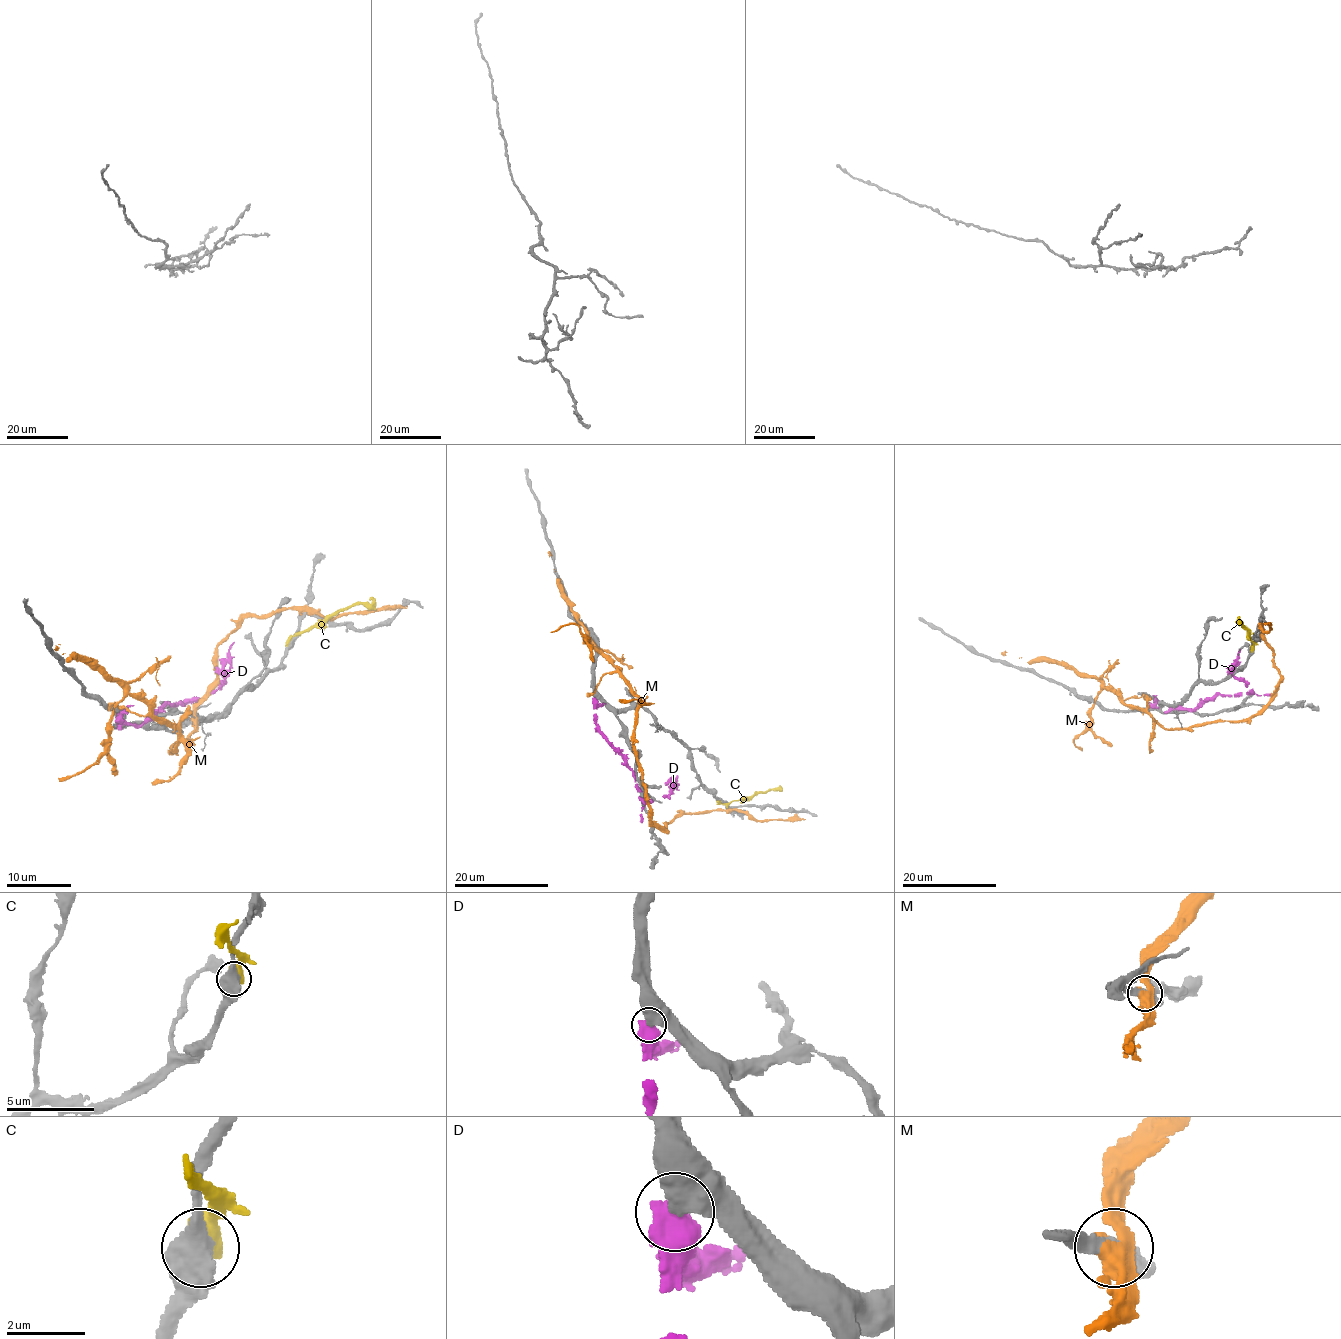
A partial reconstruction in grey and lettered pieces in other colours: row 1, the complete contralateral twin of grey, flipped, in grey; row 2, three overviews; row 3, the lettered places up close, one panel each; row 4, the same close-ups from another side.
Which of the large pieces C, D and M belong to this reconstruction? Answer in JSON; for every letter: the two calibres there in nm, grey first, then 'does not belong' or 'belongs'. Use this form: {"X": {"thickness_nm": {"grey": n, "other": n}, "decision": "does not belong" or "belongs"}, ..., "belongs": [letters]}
{"C": {"thickness_nm": {"grey": 600, "other": 650}, "decision": "does not belong"}, "D": {"thickness_nm": {"grey": 600, "other": 750}, "decision": "does not belong"}, "M": {"thickness_nm": {"grey": 400, "other": 500}, "decision": "does not belong"}, "belongs": []}

